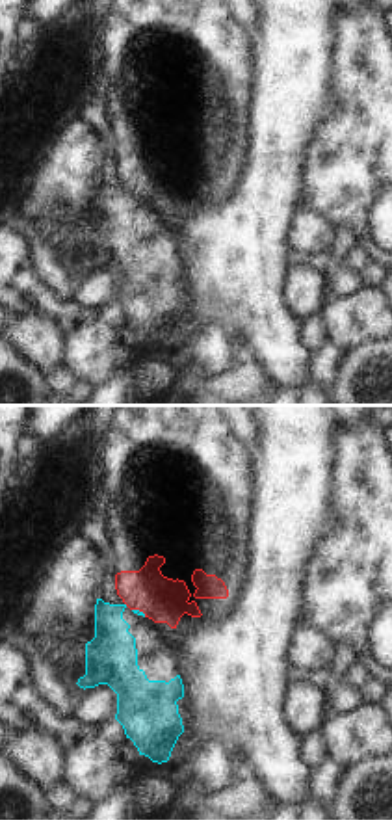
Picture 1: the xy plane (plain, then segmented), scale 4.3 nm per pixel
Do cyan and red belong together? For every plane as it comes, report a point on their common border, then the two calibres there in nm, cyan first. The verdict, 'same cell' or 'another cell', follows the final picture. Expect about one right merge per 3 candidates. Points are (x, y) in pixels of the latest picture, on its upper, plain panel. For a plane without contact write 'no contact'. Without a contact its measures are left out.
contact (138, 194); calibres 20 and 200 nm

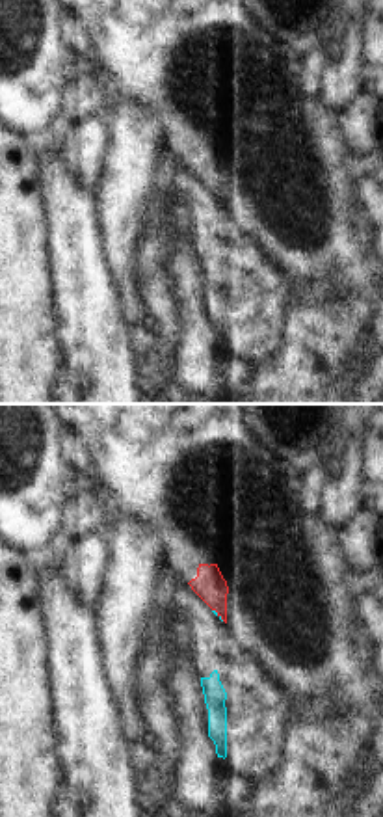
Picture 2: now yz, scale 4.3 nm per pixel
contact (216, 198); calibres 20 and 140 nm

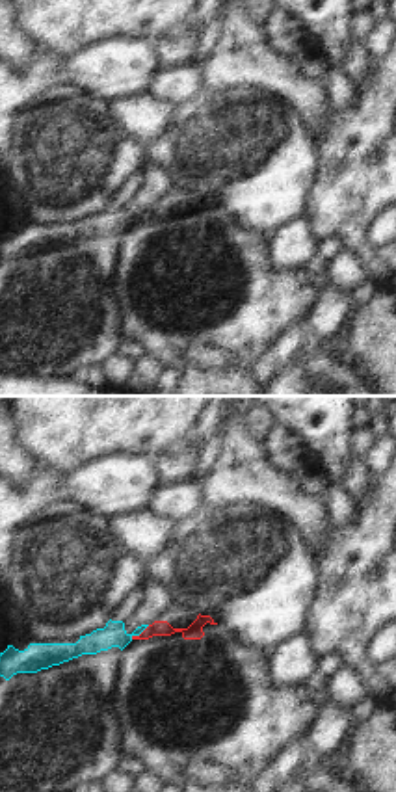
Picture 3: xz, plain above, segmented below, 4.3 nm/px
contact (140, 216); calibres 110 and 70 nm

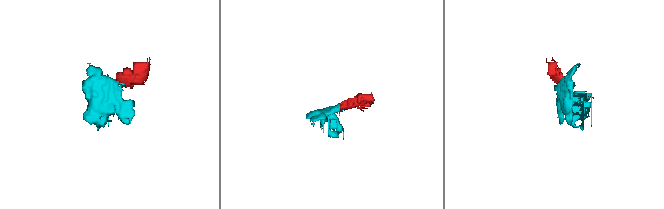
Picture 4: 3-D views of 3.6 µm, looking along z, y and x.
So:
another cell

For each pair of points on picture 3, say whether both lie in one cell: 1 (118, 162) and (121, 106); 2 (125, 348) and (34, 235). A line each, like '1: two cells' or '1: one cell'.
1: two cells
2: two cells

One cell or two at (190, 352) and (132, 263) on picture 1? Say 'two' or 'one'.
one

